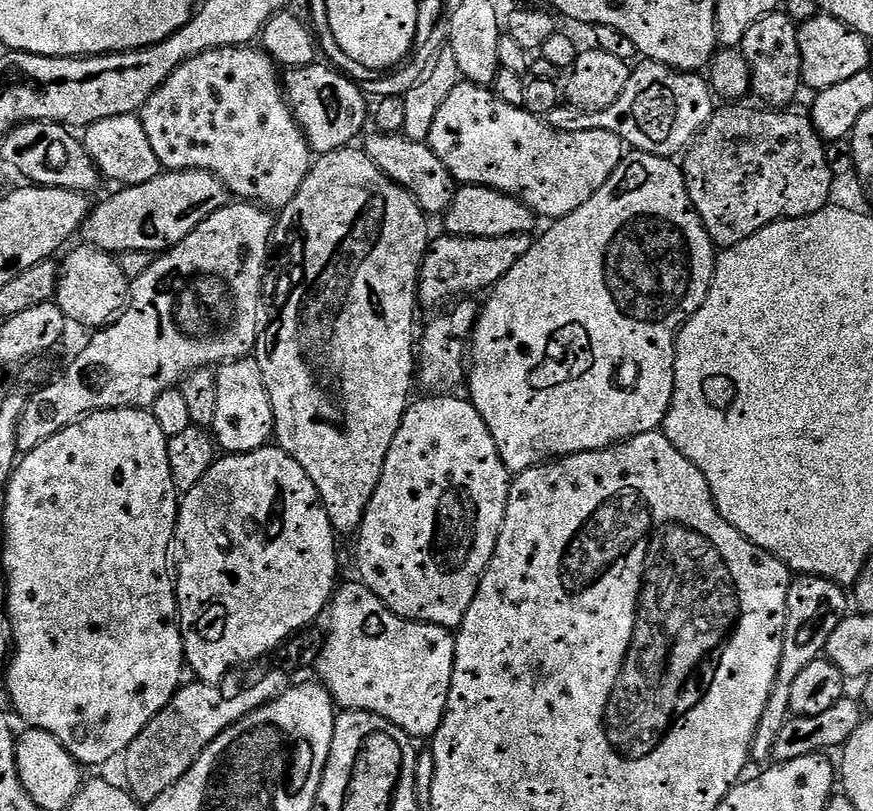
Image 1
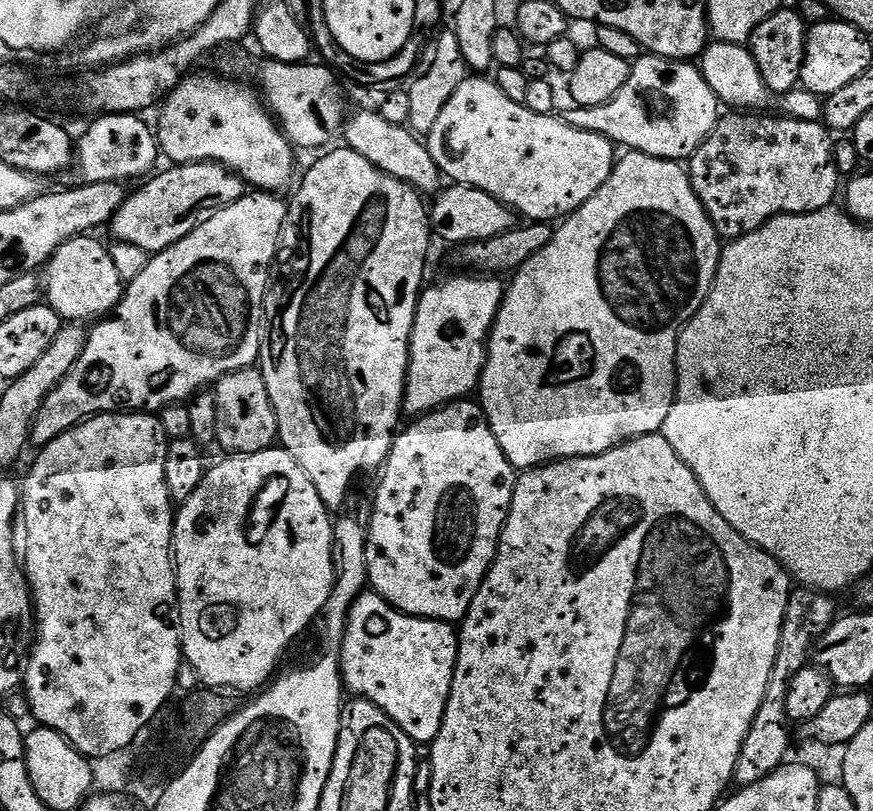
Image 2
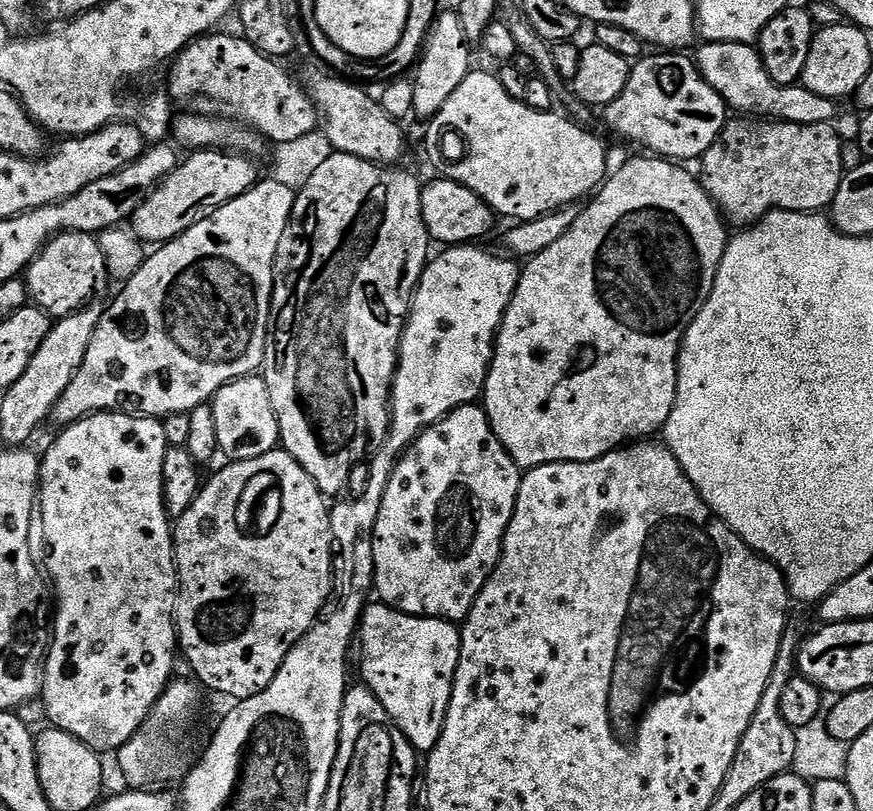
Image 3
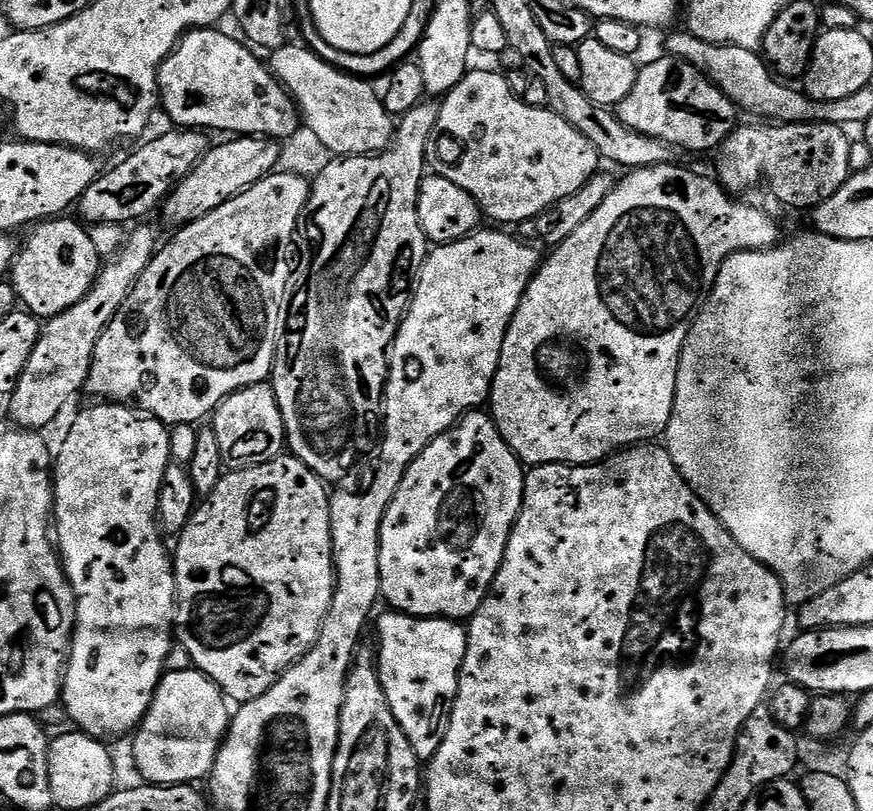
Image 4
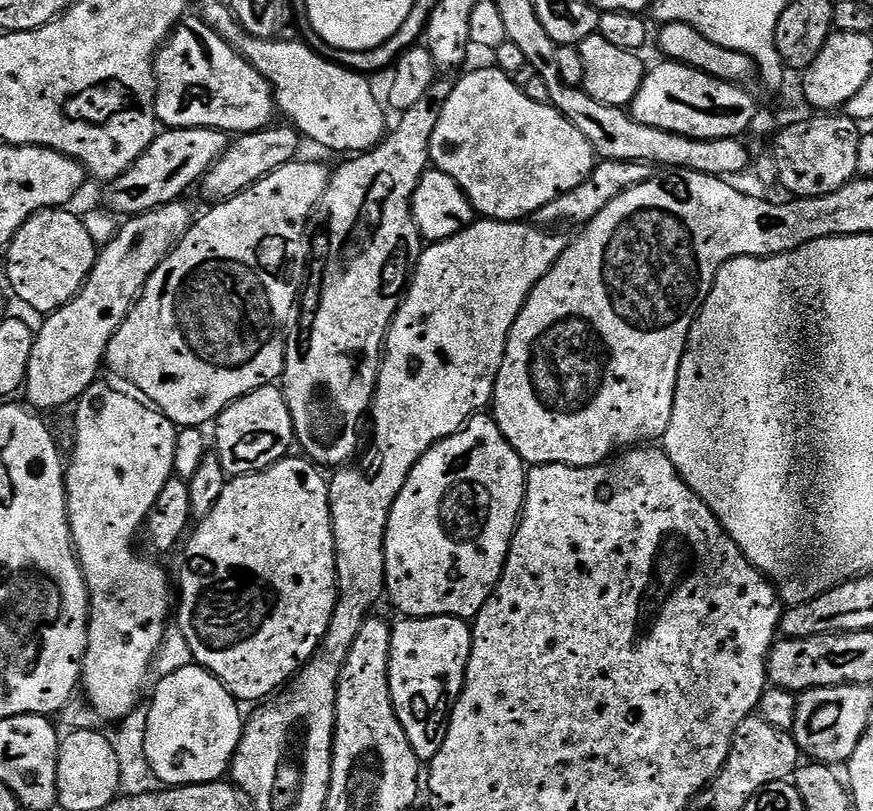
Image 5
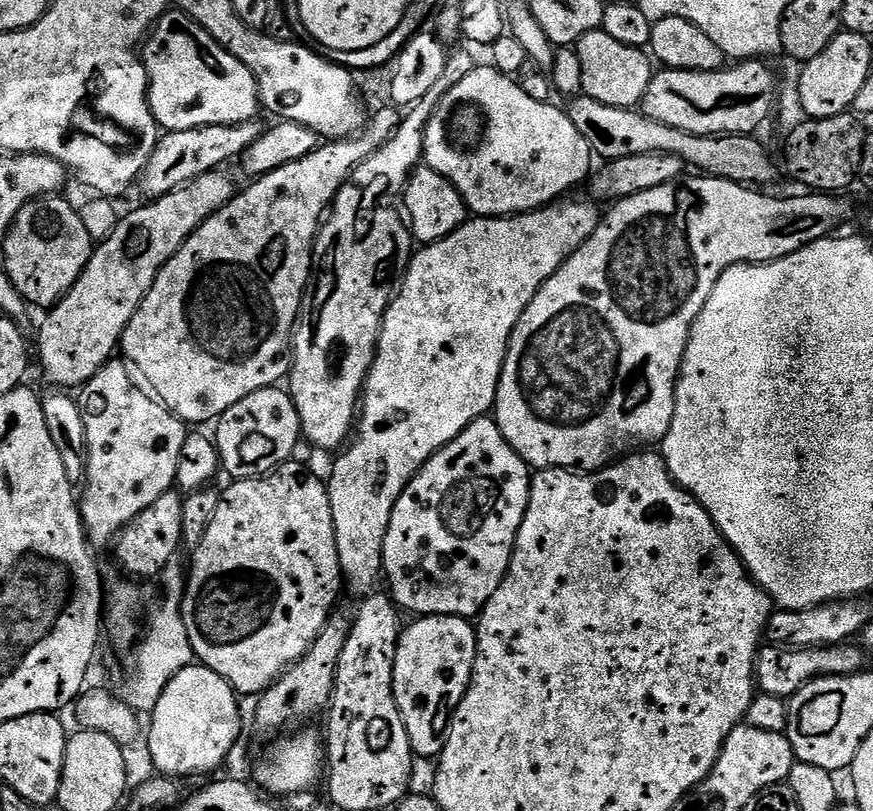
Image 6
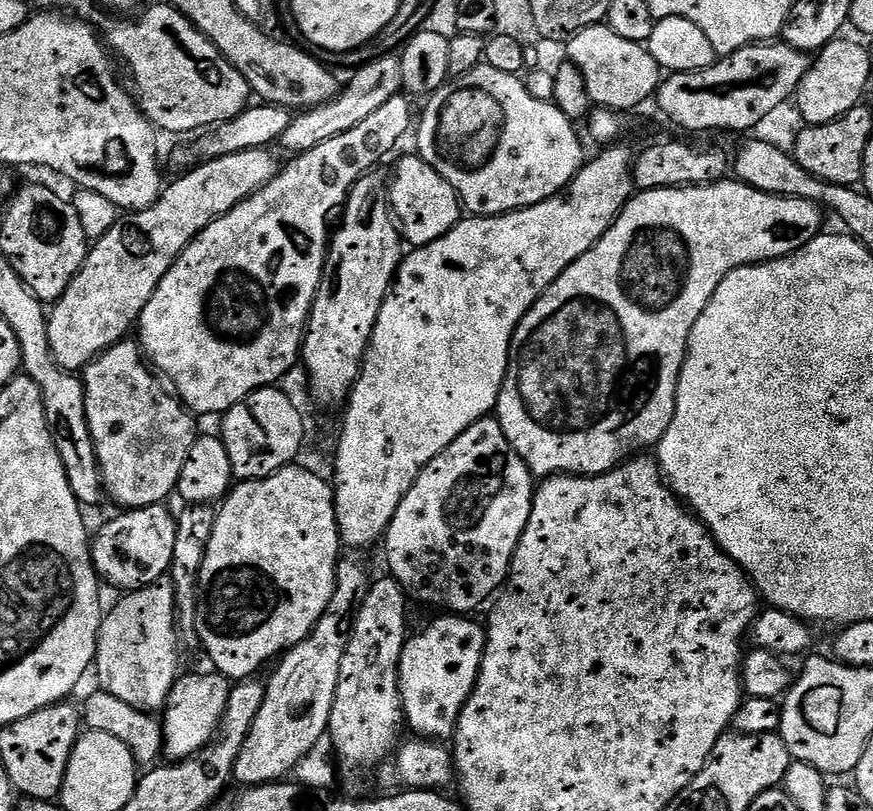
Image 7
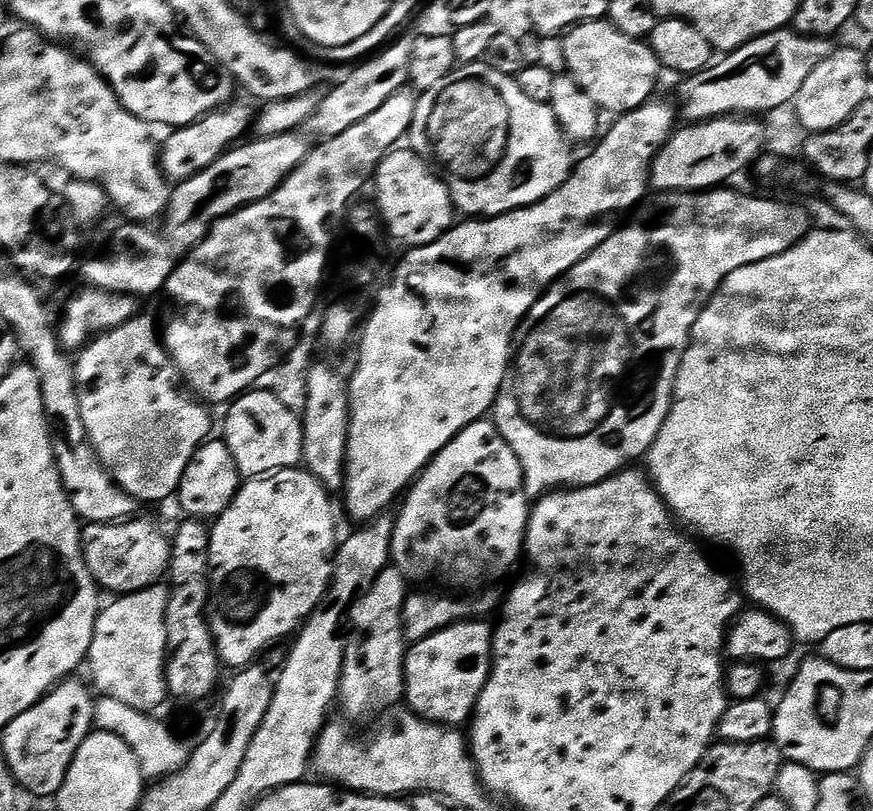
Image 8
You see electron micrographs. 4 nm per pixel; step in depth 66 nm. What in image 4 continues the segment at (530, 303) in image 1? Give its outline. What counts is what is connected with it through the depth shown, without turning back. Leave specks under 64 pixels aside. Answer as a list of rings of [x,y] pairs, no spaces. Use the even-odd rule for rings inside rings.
[[[676,162],[634,168],[625,176],[628,176],[625,180],[617,179],[613,183],[610,194],[606,194],[606,202],[602,202],[602,206],[598,206],[598,210],[594,210],[594,214],[590,214],[590,218],[586,218],[586,222],[582,222],[582,226],[578,226],[578,230],[574,230],[570,238],[555,245],[549,251],[552,252],[549,256],[547,253],[540,268],[532,275],[526,294],[522,294],[522,302],[518,302],[518,310],[506,330],[498,370],[492,379],[490,415],[496,421],[496,429],[500,431],[502,438],[512,447],[513,454],[525,465],[597,464],[599,460],[608,459],[617,450],[663,437],[674,410],[678,366],[684,343],[698,309],[712,291],[720,268],[726,258],[736,252],[768,248],[781,239],[779,226],[762,209],[755,208],[752,204],[743,204],[740,201],[743,199],[733,198],[715,179],[707,180],[688,168],[679,168]]]

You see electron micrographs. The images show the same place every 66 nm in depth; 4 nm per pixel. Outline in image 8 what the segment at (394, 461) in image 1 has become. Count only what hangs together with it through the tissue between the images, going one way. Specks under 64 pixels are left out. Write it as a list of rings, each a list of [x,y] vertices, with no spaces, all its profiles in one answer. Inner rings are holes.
[[[485,418],[475,420],[470,426],[466,426],[447,446],[441,450],[438,455],[432,457],[428,467],[416,477],[414,483],[409,487],[402,503],[399,505],[400,517],[397,515],[392,529],[392,555],[391,563],[399,570],[409,581],[415,582],[420,586],[432,586],[428,584],[441,584],[441,589],[452,590],[448,588],[457,588],[457,593],[468,594],[475,588],[484,588],[487,584],[492,584],[495,580],[500,580],[516,564],[516,559],[521,559],[524,552],[524,535],[528,532],[528,518],[530,515],[530,497],[524,490],[524,471],[520,465],[520,460],[514,454],[514,450],[502,438],[502,434],[496,429],[495,423],[491,419]]]

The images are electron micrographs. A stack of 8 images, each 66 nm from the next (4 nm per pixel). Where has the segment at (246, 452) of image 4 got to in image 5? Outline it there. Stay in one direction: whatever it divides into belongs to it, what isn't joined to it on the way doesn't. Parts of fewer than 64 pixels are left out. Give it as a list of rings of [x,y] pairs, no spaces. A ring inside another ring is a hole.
[[[276,386],[259,388],[235,400],[216,417],[215,428],[214,448],[222,462],[222,470],[230,478],[266,470],[285,459],[294,448],[294,422],[284,393]]]

